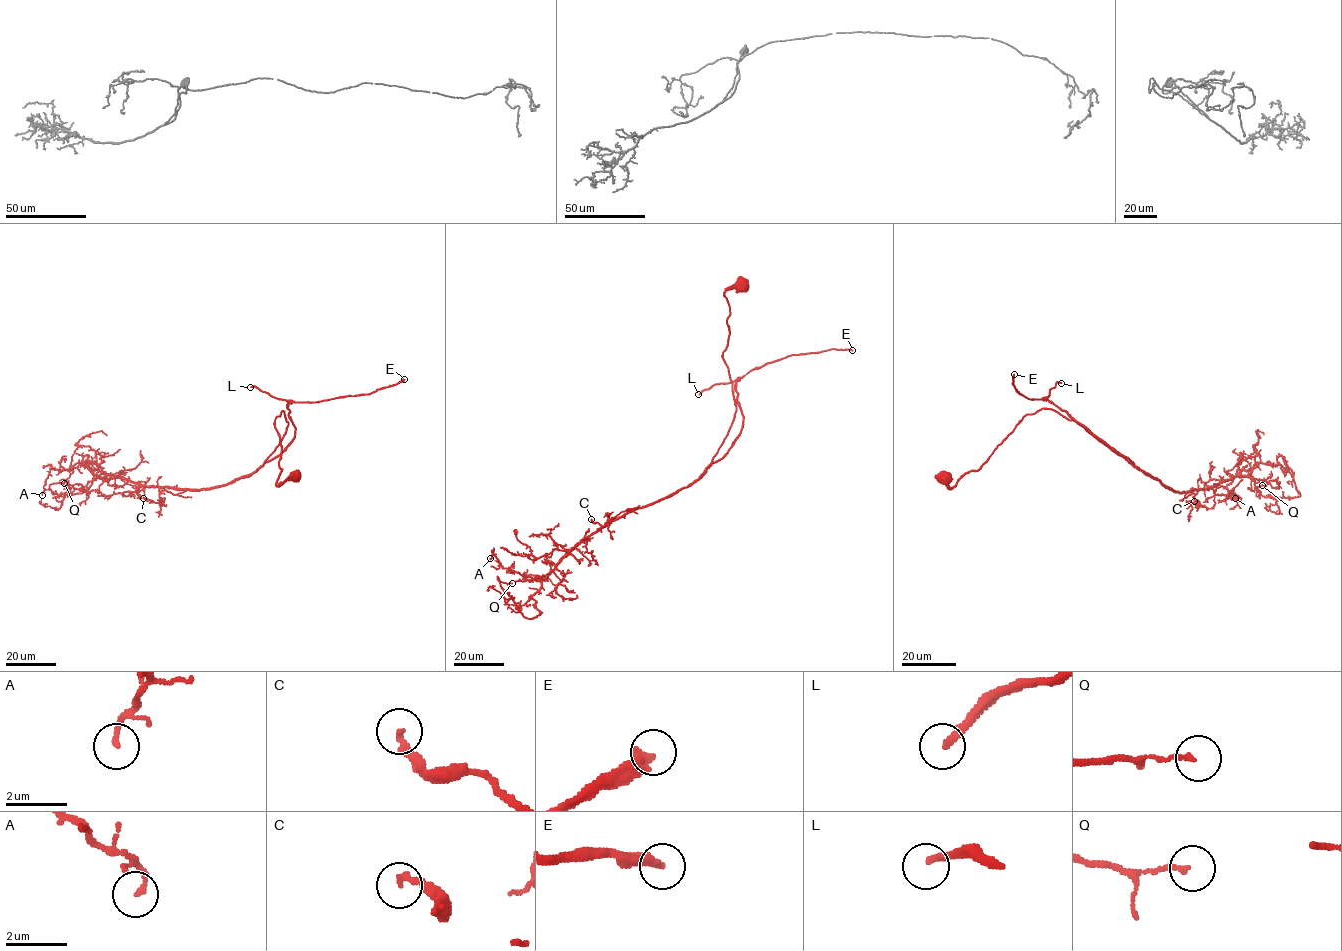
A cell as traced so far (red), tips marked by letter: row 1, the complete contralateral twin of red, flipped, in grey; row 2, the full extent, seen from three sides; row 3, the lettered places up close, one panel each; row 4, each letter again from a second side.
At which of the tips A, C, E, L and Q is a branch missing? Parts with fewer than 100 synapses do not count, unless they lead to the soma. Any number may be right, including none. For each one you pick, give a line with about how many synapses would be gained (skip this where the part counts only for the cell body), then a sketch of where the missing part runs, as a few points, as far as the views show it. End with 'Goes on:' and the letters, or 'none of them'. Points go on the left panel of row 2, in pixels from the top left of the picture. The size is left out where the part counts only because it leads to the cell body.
E: Roughly 130 synapses
L: Roughly 110 synapses. Course of what is missing: (250, 387), (206, 382), (196, 390), (200, 388), (204, 402), (199, 387), (214, 390), (202, 393), (199, 401)
Goes on: E, L

